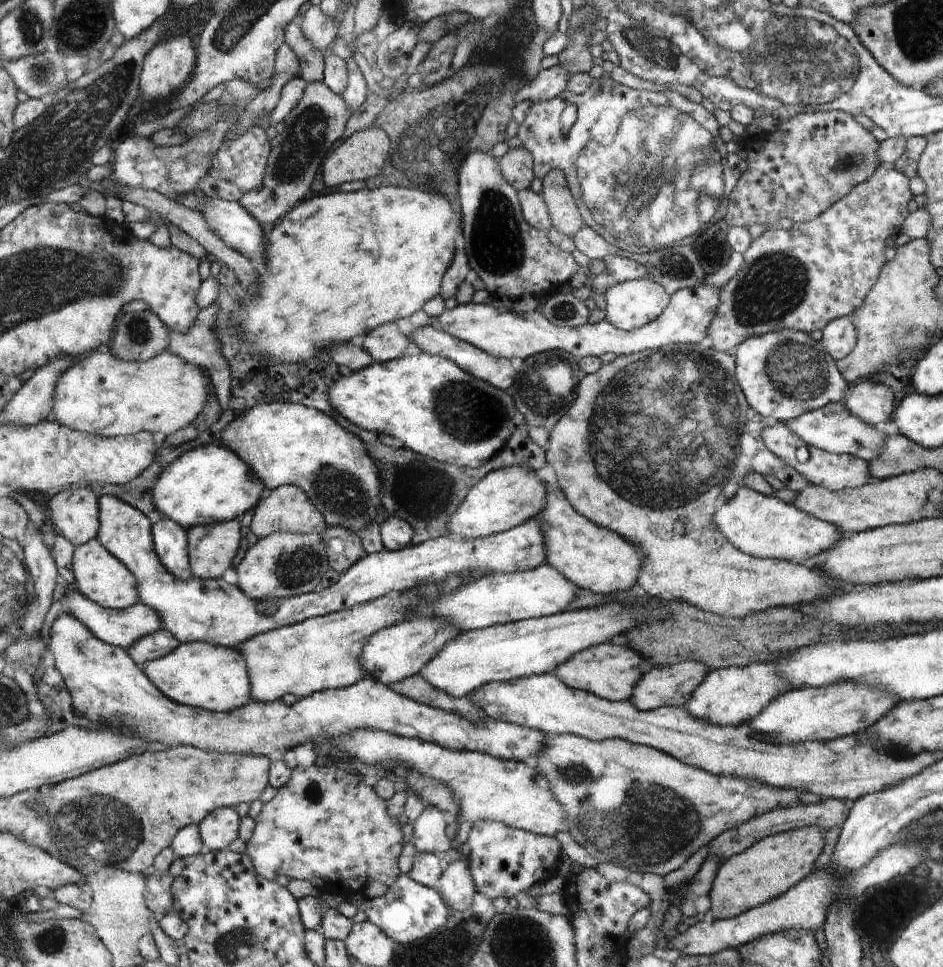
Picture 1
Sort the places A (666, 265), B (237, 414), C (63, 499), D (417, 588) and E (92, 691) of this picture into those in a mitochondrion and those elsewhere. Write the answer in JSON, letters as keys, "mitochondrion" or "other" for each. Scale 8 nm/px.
{"A":"mitochondrion","B":"other","C":"other","D":"other","E":"other"}

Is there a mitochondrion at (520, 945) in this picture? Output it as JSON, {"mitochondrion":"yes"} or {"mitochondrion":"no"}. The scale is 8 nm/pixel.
{"mitochondrion":"yes"}

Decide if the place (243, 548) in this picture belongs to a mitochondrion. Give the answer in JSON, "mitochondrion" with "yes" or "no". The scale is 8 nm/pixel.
{"mitochondrion":"no"}

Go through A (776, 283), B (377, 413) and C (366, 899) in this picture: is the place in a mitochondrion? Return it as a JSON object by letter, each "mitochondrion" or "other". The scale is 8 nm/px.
{"A":"mitochondrion","B":"other","C":"other"}

